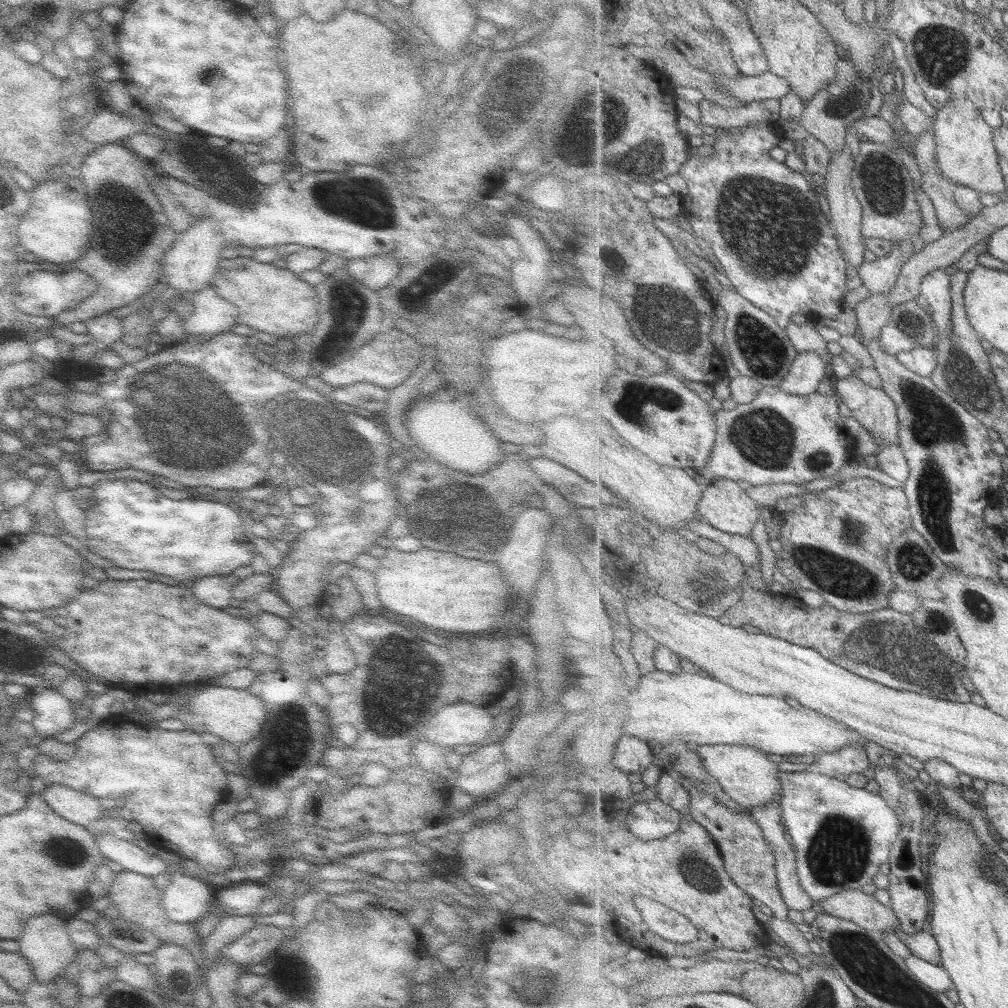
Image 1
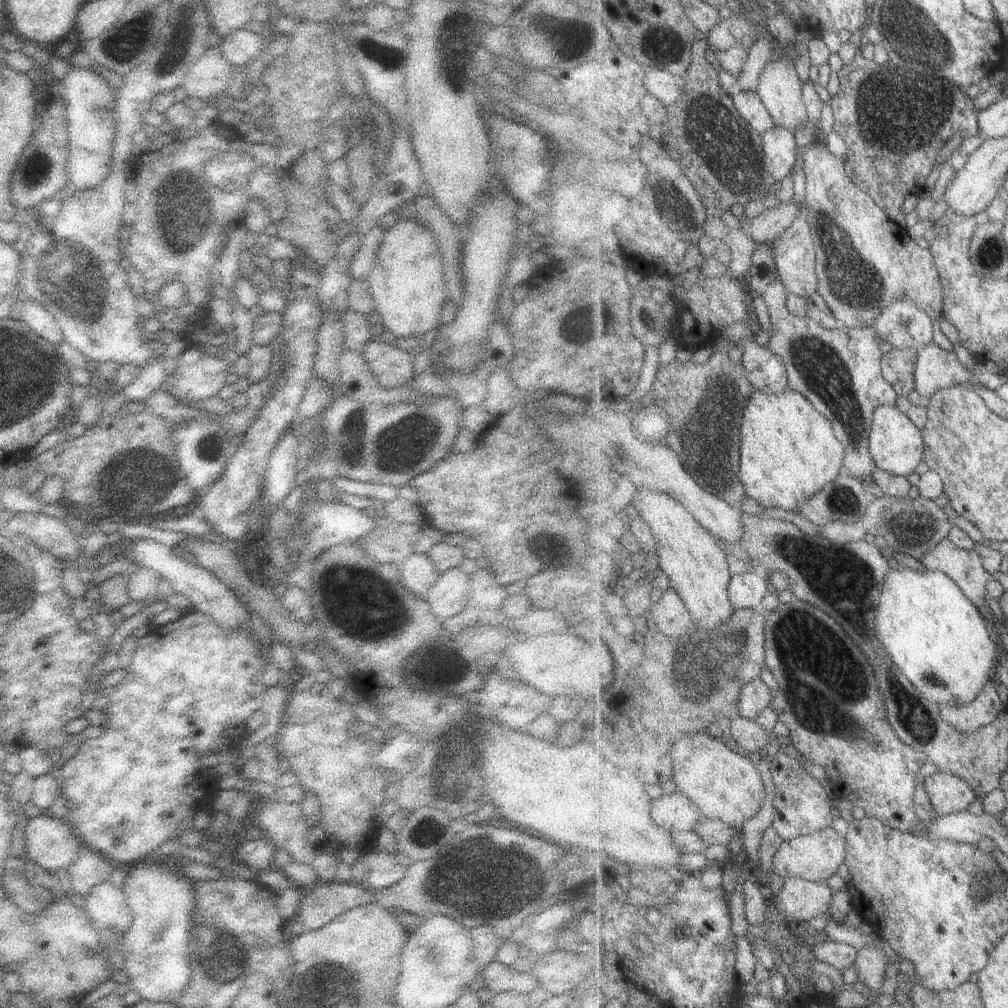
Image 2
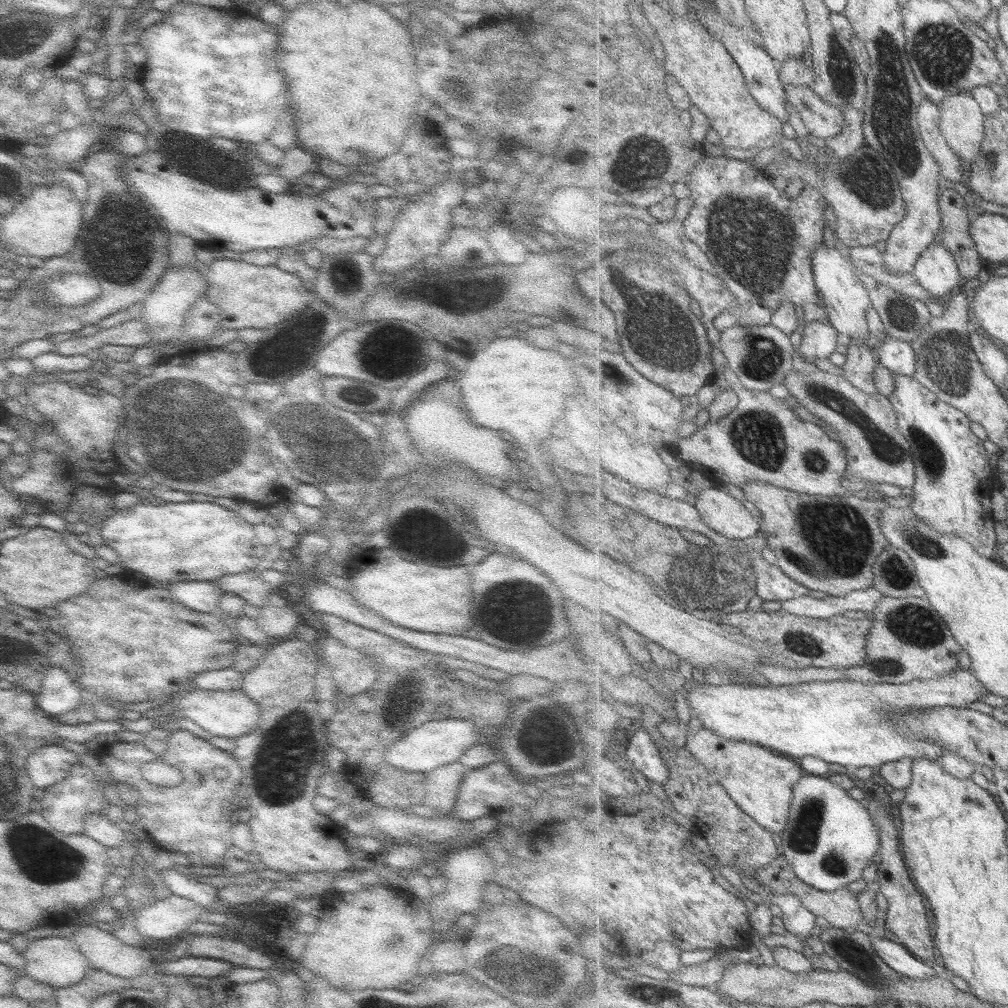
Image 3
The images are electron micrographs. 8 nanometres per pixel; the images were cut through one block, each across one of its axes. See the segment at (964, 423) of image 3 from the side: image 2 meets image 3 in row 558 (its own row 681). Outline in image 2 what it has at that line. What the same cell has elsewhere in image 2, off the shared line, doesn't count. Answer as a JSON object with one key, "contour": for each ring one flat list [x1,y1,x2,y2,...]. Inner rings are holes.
{"contour":[[991,680,979,693,979,696,969,704,951,706,947,703,937,703,940,715,957,730,964,733,976,733,998,718,1004,705,997,692,997,682]]}

